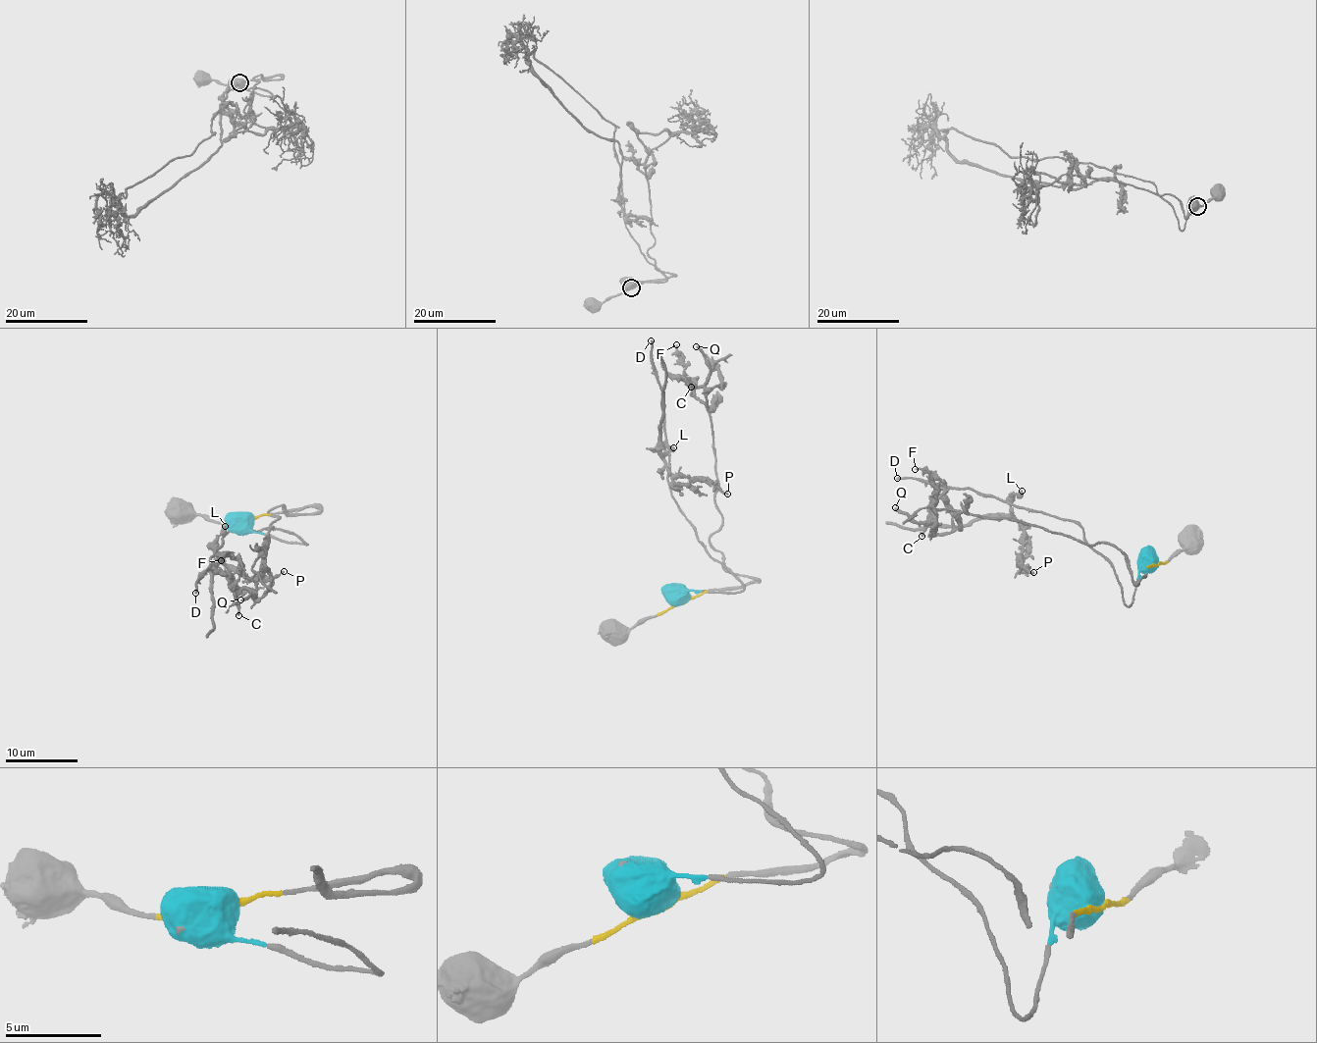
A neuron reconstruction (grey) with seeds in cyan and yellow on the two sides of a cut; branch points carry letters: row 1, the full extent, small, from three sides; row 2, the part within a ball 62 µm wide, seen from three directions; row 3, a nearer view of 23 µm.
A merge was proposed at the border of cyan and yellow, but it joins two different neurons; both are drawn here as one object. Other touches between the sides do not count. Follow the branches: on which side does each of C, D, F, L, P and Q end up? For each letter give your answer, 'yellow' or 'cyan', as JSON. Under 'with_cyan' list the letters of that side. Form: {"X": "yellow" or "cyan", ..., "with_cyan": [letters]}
{"C": "yellow", "D": "cyan", "F": "yellow", "L": "cyan", "P": "cyan", "Q": "yellow", "with_cyan": ["D", "L", "P"]}

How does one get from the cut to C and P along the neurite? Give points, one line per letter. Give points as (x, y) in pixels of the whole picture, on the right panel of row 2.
C: (1157, 563), (1136, 583), (1107, 543), (969, 513), (949, 533), (928, 521), (922, 537)
P: (1155, 563), (1138, 575), (1127, 605), (1114, 568), (1078, 525), (1011, 504), (1023, 530), (1021, 563), (1033, 572)

